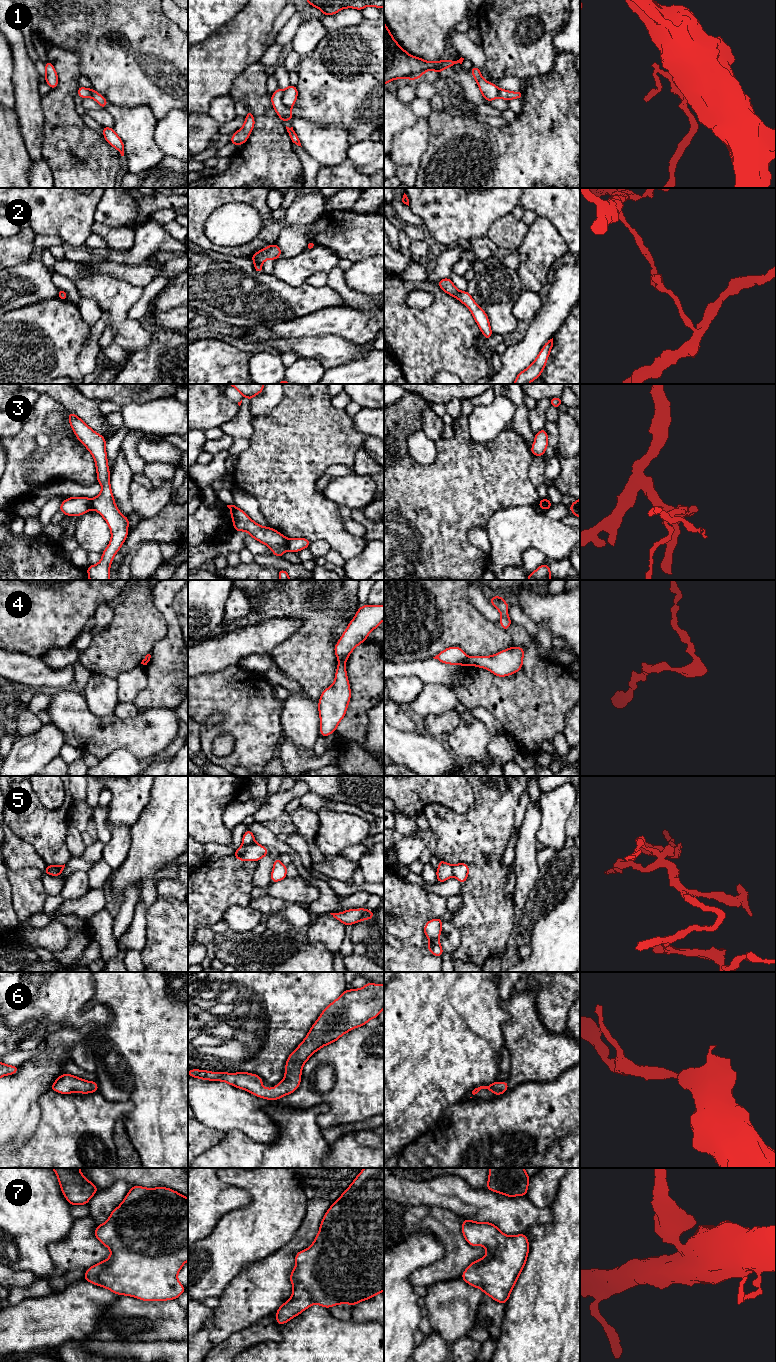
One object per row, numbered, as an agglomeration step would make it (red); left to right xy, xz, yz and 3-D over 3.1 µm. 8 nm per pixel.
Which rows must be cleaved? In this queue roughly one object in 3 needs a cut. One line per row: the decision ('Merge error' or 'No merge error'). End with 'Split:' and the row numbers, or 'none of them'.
1: No merge error
2: Merge error
3: Merge error
4: Merge error
5: Merge error
6: No merge error
7: No merge error
Split: 2, 3, 4, 5

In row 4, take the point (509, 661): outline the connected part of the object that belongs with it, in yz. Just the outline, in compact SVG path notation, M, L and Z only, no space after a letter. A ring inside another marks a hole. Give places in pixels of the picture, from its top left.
M510 647L492 656L468 657L466 665L484 668L496 676L505 677L518 672L522 668L523 656L523 647Z

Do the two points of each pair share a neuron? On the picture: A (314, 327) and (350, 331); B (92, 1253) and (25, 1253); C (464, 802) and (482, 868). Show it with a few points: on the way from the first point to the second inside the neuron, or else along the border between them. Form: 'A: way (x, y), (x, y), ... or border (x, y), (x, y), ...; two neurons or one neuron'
A: way (323, 327), (341, 327); one neuron
B: border (66, 1237), (49, 1245), (56, 1271), (44, 1276); two neurons
C: border (472, 788), (473, 804), (466, 811), (446, 807); two neurons

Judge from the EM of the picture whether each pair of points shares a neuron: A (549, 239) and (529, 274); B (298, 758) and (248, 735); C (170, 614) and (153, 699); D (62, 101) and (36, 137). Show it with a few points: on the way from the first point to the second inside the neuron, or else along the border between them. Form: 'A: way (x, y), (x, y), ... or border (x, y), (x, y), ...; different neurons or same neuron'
A: way (540, 248), (534, 266); same neuron
B: border (283, 739), (279, 745); different neurons
C: way (172, 635), (170, 678); same neuron
D: border (40, 104), (43, 115), (43, 143), (41, 150); different neurons

